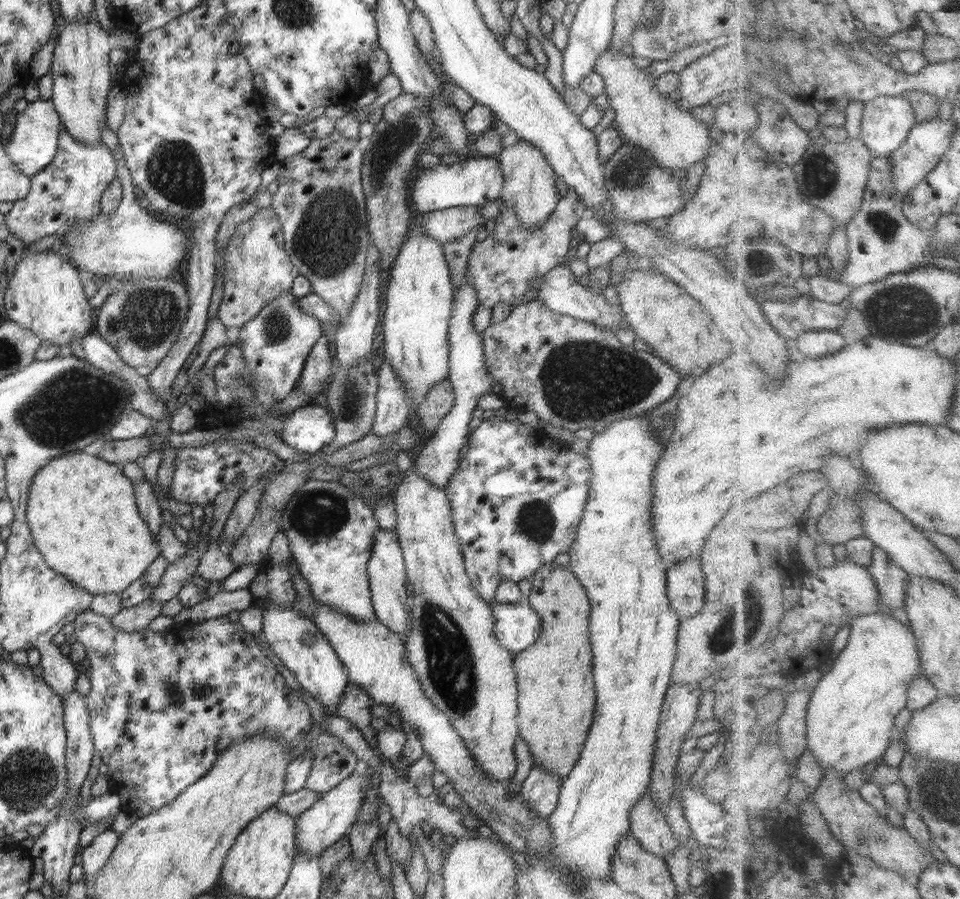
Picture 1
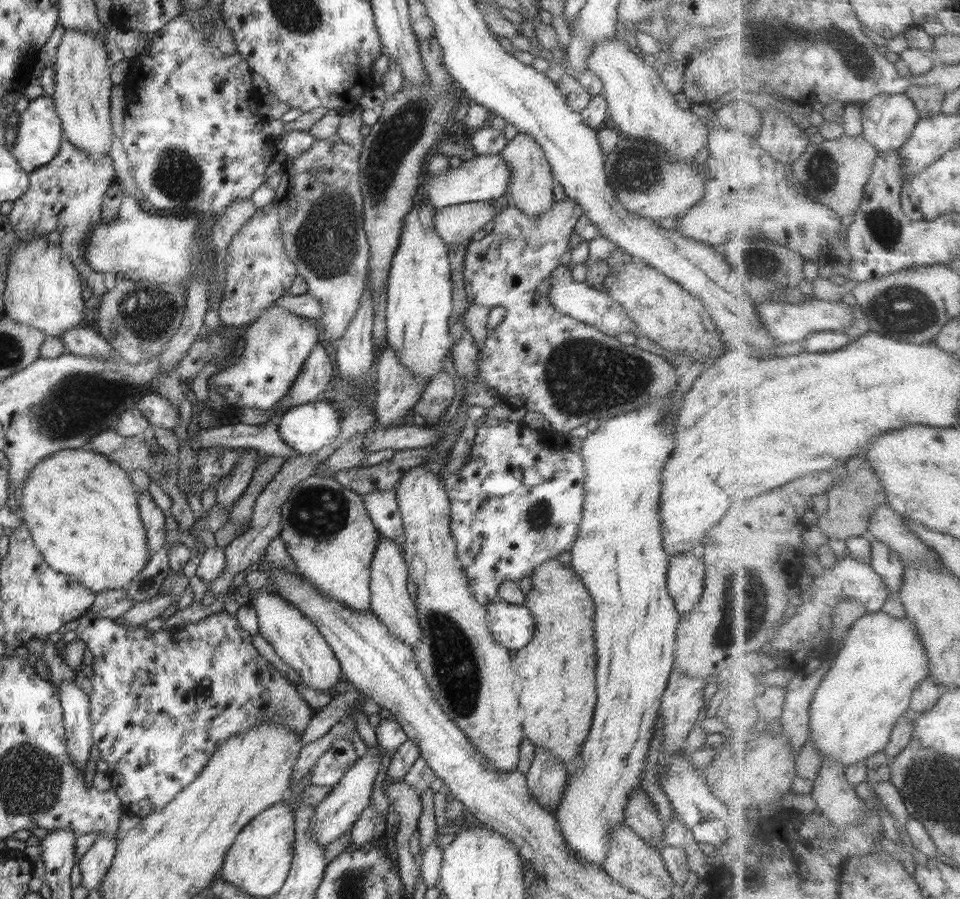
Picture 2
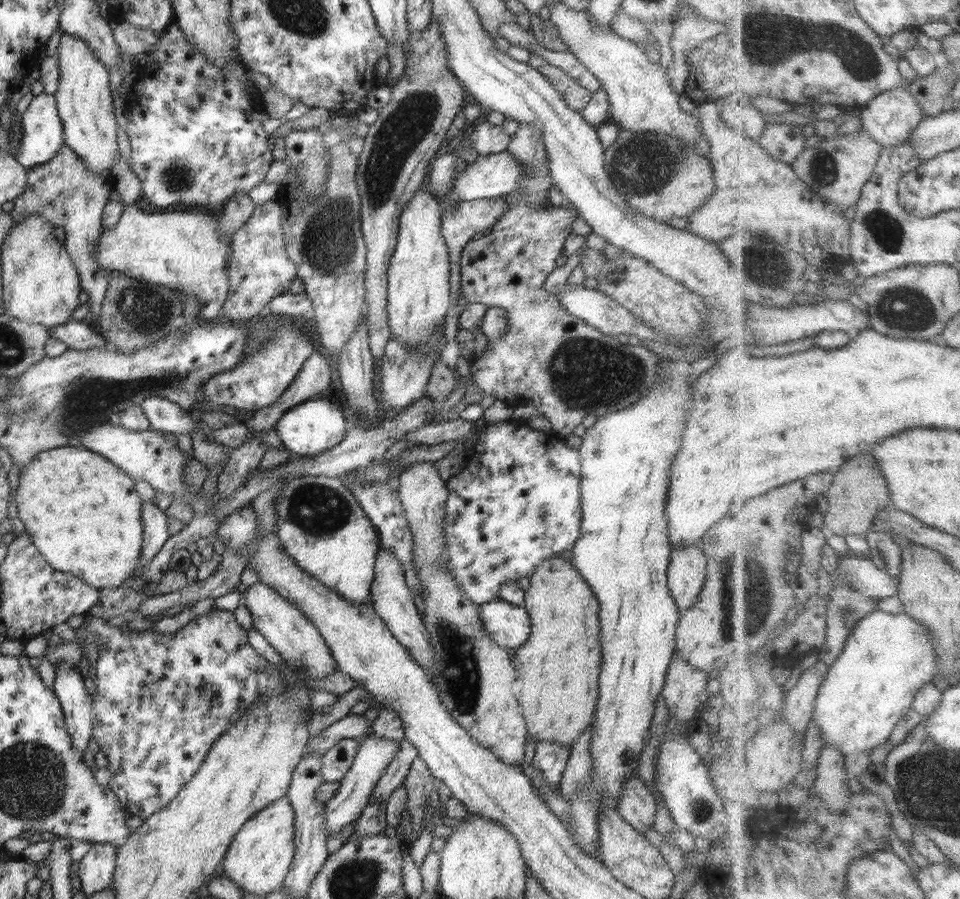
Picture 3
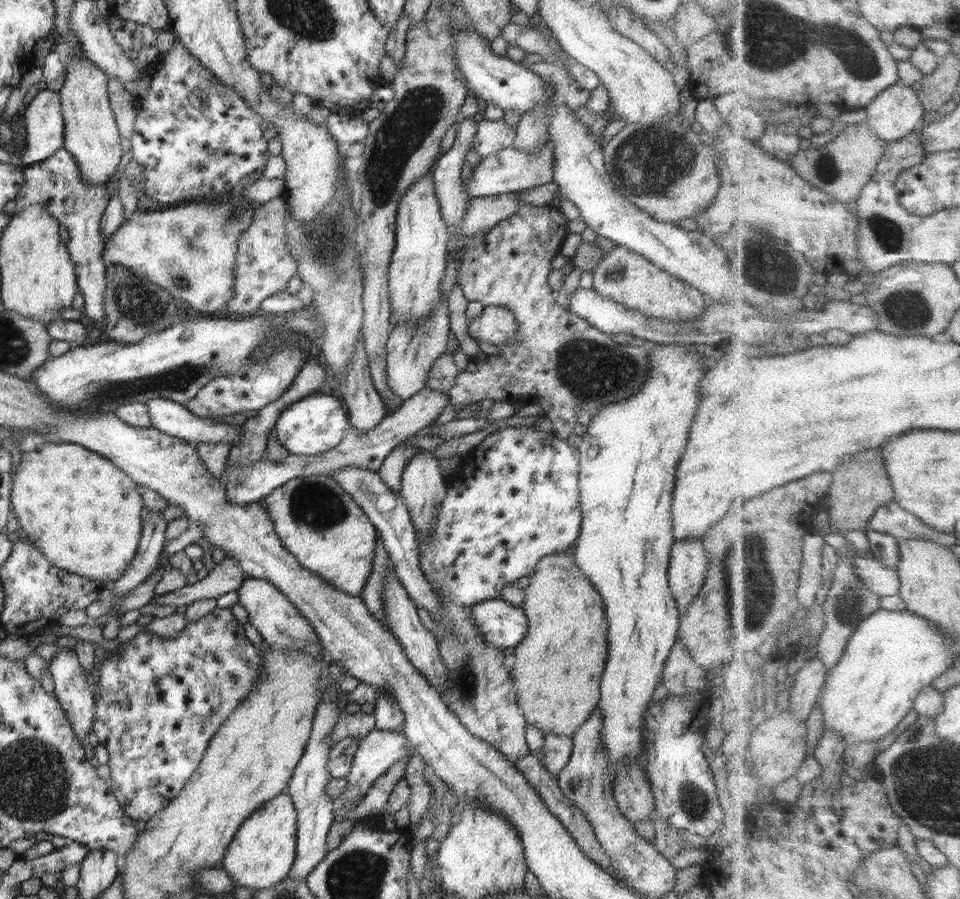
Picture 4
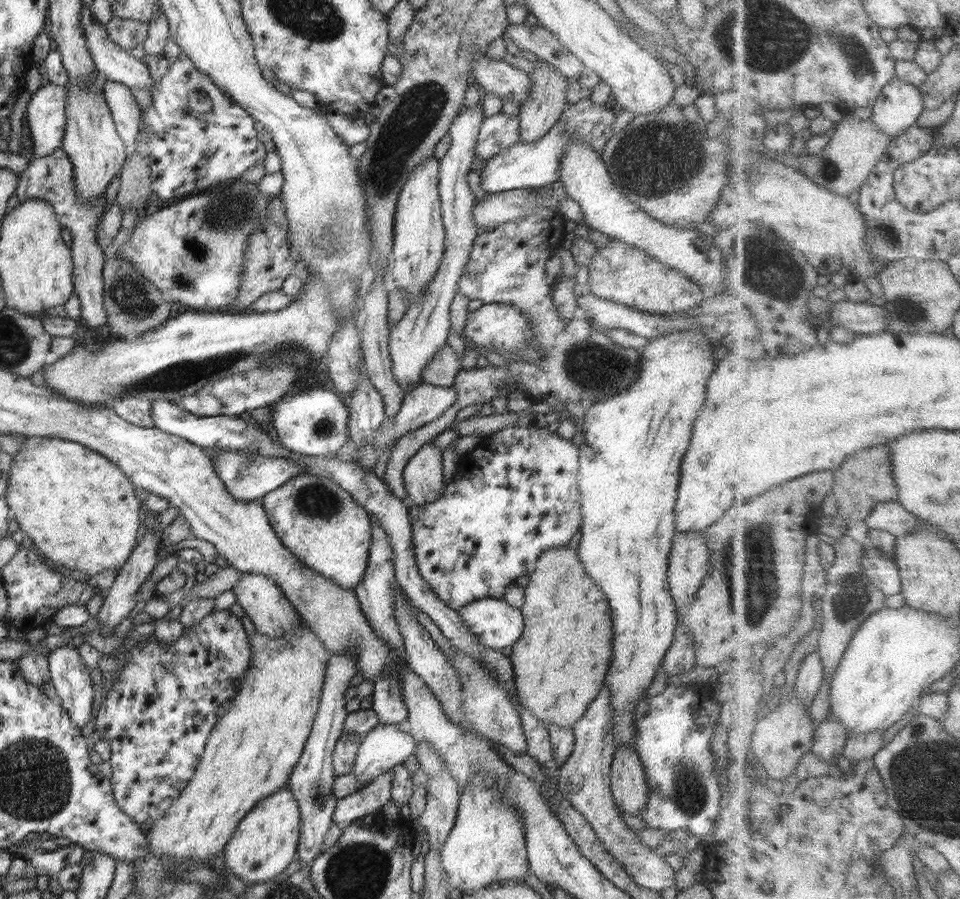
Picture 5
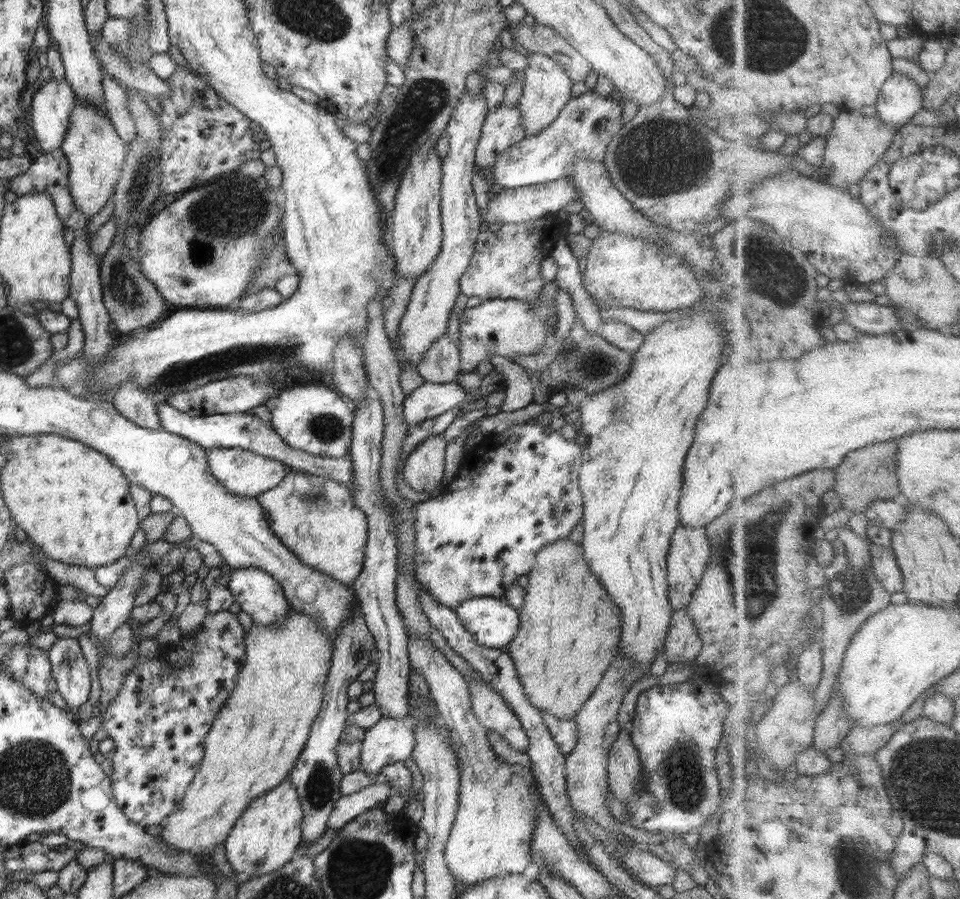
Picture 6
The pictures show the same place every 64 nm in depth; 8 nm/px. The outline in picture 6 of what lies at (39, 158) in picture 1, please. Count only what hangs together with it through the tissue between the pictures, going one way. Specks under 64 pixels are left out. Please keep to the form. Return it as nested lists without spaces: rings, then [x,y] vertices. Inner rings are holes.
[[[50,79],[34,94],[27,115],[43,153],[61,148],[70,125],[74,99],[75,92],[66,80]]]

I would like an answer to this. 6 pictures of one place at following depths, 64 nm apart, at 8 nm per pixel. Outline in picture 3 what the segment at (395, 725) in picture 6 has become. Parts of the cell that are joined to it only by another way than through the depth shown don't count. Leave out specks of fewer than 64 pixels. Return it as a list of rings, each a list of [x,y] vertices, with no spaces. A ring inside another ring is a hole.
[[[375,736],[368,739],[361,740],[356,757],[350,766],[349,772],[339,782],[339,788],[336,795],[329,801],[326,801],[326,809],[324,809],[324,824],[326,824],[327,838],[336,832],[340,832],[346,824],[354,822],[368,804],[372,790],[384,775],[386,768],[389,766],[390,761],[394,759],[396,752],[399,750],[399,744],[393,741],[386,741],[381,737]]]

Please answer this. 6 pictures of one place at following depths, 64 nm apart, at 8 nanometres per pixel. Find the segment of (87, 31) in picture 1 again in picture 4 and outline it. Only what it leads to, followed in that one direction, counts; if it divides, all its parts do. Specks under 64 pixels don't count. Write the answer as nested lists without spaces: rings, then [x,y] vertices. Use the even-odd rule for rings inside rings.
[[[62,44],[60,50],[64,59],[68,56],[68,63],[65,63],[66,81],[59,88],[64,118],[63,149],[76,159],[84,181],[107,183],[116,173],[124,154],[115,114],[108,97],[109,78],[86,57],[84,50],[65,53],[64,46],[65,44]]]

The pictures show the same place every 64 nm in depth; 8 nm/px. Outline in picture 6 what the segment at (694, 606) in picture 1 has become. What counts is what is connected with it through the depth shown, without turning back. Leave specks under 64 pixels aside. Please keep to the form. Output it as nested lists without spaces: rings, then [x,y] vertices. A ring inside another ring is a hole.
[[[679,525],[672,534],[670,548],[666,556],[666,568],[668,578],[668,598],[672,610],[684,609],[692,600],[692,592],[698,588],[698,582],[702,580],[702,574],[712,562],[711,542],[705,533],[705,527],[686,528]]]

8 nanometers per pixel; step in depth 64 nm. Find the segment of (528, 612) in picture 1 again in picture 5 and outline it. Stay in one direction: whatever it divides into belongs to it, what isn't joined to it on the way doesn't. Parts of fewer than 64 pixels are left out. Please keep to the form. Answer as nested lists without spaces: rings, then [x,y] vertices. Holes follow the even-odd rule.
[[[503,598],[474,600],[462,606],[458,614],[470,632],[479,637],[480,644],[494,650],[506,652],[524,630],[522,611]]]

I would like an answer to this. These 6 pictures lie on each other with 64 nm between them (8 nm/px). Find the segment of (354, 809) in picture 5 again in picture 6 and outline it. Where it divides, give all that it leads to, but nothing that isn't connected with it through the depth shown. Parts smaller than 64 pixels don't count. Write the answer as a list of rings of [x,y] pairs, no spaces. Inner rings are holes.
[[[388,781],[376,782],[358,792],[340,796],[326,820],[326,830],[338,831],[362,812],[368,812],[370,808],[385,804],[390,796],[390,790],[391,785]]]

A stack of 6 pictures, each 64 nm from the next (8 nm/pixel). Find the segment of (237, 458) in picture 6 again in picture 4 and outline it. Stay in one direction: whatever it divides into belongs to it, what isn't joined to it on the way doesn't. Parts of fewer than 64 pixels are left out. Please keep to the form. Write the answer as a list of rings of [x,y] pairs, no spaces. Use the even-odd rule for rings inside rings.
[[[426,386],[424,390],[420,390],[418,394],[414,394],[412,398],[404,400],[404,402],[394,410],[391,414],[387,414],[382,422],[374,429],[366,431],[358,431],[358,429],[350,428],[346,432],[346,436],[336,445],[334,449],[314,456],[300,456],[297,454],[289,454],[282,460],[266,460],[262,458],[252,462],[252,464],[244,464],[244,466],[232,466],[225,468],[222,475],[226,475],[226,501],[246,506],[248,503],[259,503],[270,492],[280,488],[289,480],[294,480],[300,476],[312,476],[320,474],[328,476],[332,472],[338,472],[342,468],[348,466],[356,466],[356,468],[366,468],[377,472],[384,459],[398,444],[401,444],[406,438],[422,432],[436,420],[436,417],[444,411],[444,407],[450,403],[448,400],[448,392],[439,392],[432,390]]]

